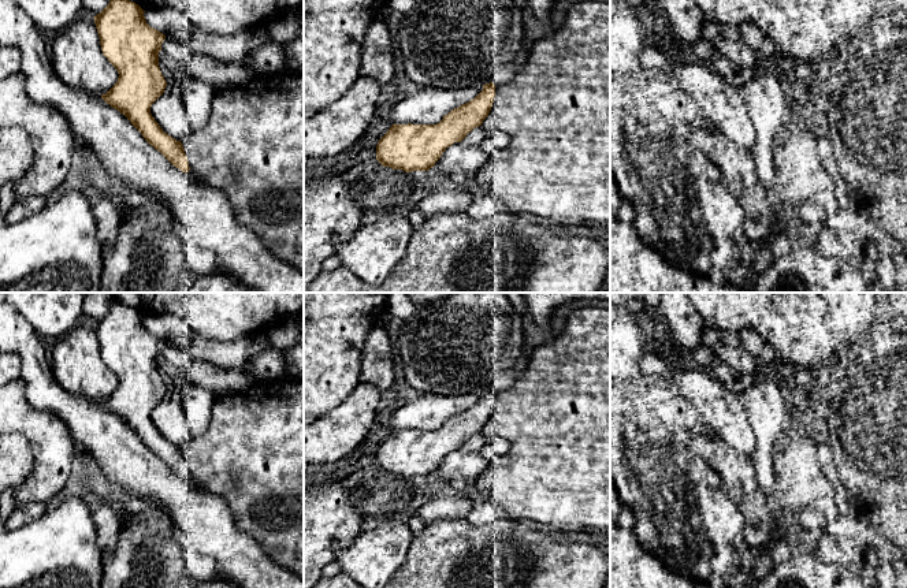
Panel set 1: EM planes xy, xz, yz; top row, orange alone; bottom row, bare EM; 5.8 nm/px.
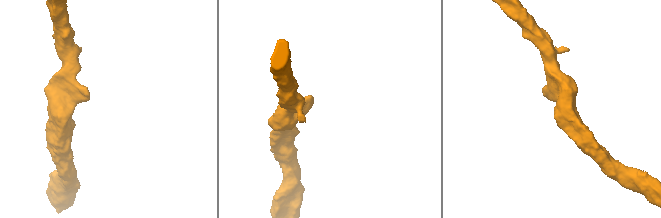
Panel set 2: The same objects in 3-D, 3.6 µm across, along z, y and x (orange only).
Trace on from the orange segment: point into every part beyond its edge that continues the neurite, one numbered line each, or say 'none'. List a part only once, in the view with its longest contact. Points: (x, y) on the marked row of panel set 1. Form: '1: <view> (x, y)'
1: xz (508, 71)

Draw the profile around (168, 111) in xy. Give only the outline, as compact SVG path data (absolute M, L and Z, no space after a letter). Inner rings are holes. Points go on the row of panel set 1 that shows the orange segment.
M163 93L152 104L150 113L163 131L176 141L182 142L192 134L181 96Z

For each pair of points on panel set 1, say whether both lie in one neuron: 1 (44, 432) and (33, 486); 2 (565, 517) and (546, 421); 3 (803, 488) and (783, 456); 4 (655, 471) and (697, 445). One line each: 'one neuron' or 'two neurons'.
1: one neuron
2: one neuron
3: one neuron
4: two neurons

